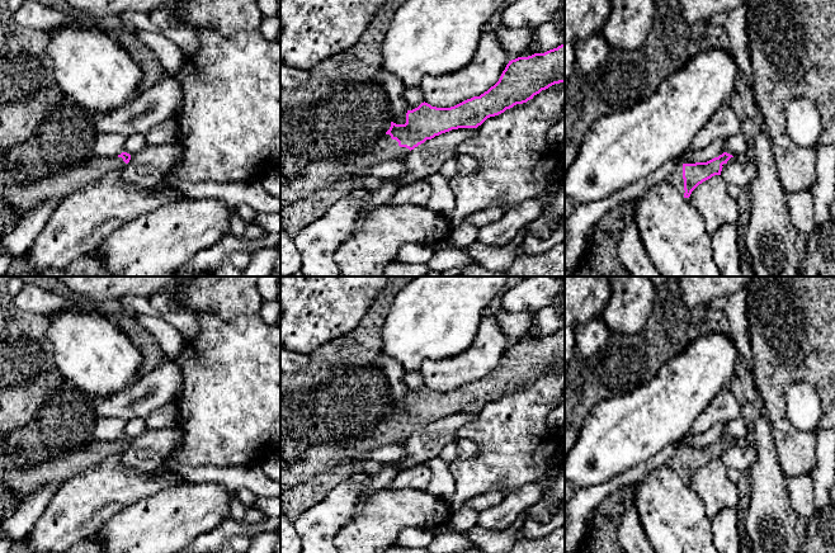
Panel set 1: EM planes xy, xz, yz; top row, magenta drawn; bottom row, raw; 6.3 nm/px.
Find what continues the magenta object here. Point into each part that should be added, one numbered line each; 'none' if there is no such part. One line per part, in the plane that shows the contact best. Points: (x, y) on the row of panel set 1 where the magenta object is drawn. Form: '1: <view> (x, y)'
1: xz (385, 150)
2: yz (675, 178)

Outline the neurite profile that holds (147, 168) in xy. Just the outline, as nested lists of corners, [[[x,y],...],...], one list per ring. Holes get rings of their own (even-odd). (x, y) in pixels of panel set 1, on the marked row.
[[[147,145],[143,150],[131,156],[129,162],[121,171],[122,178],[137,186],[155,188],[165,175],[181,159],[183,147],[175,145]]]

